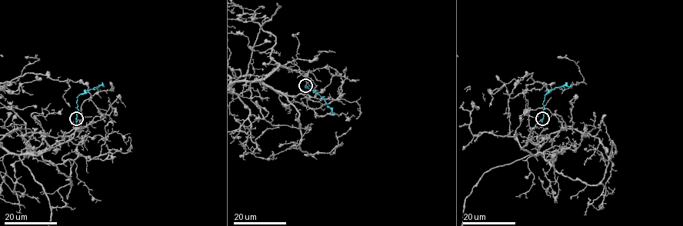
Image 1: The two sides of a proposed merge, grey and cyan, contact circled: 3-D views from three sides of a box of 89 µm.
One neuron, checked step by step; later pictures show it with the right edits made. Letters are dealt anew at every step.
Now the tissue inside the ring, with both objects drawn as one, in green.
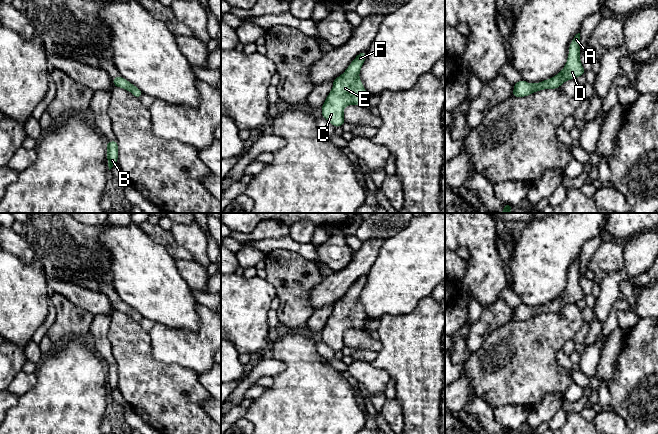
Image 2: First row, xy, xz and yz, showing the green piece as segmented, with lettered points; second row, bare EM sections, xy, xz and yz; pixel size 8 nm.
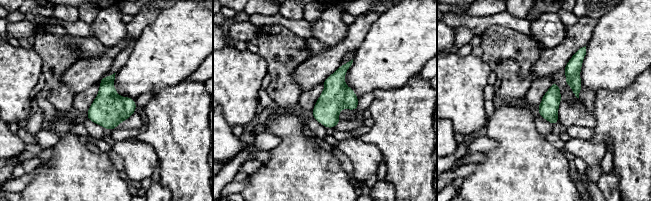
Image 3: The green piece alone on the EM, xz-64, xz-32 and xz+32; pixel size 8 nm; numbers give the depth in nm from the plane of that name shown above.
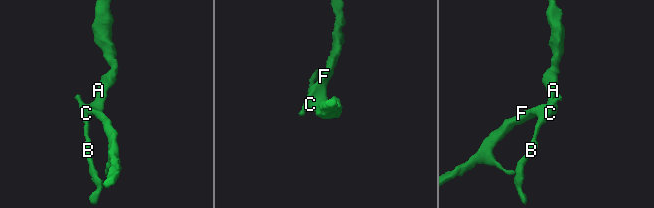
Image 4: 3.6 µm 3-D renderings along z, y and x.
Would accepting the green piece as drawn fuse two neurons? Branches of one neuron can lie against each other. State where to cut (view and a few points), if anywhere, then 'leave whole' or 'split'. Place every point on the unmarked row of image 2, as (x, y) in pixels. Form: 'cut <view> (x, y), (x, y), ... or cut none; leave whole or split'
cut none; leave whole

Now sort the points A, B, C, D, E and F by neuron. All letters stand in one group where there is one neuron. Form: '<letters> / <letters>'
A B C D E F

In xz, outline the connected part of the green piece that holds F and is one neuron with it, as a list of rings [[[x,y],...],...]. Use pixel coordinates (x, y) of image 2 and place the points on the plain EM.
[[[362,275],[345,296],[333,304],[333,312],[321,331],[322,341],[336,352],[345,347],[343,336],[347,329],[365,328],[367,316],[359,302],[365,284],[366,276]]]

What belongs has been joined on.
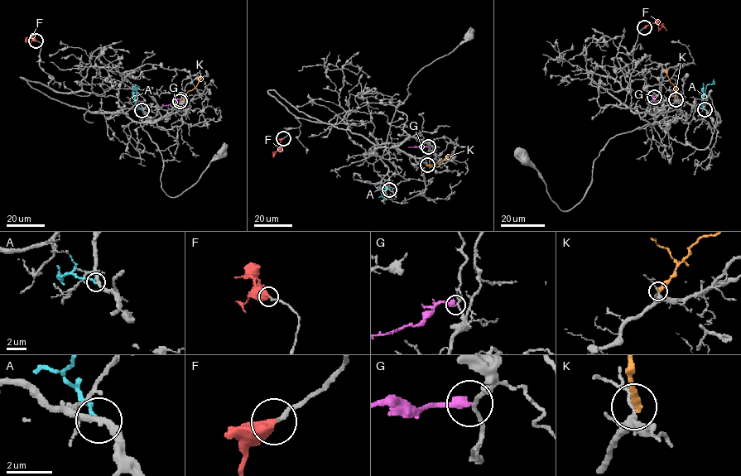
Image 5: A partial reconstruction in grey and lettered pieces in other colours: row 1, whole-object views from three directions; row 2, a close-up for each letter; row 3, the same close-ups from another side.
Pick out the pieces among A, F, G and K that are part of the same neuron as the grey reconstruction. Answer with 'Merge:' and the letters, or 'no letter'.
Merge: F

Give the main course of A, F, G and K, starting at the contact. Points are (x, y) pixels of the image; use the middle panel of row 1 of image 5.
A: (389, 189), (382, 188), (382, 195), (386, 198), (378, 197)
F: (283, 138), (279, 146), (281, 149), (273, 151), (272, 156)
G: (427, 146), (408, 146)
K: (427, 165), (439, 163), (445, 158)

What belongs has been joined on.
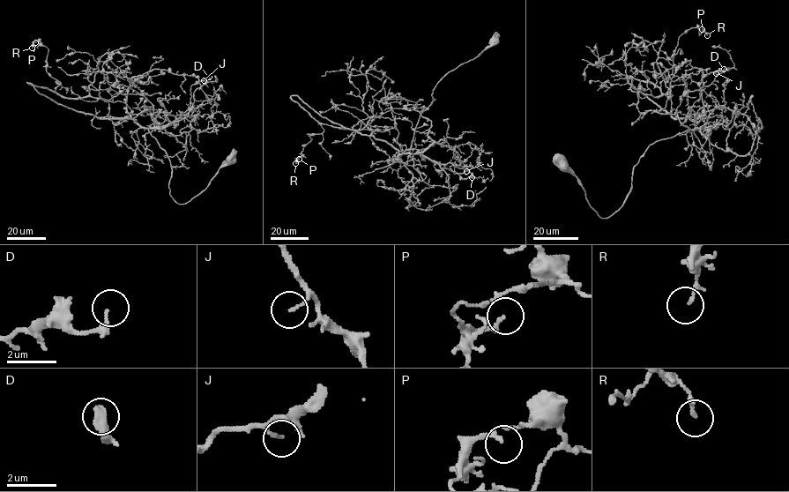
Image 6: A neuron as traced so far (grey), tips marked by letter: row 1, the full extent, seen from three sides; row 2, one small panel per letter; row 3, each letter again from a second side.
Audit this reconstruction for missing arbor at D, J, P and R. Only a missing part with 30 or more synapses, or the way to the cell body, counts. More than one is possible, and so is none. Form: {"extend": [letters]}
{"extend": []}

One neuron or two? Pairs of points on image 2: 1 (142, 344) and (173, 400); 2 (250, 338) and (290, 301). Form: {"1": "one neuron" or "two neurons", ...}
{"1": "one neuron", "2": "two neurons"}

